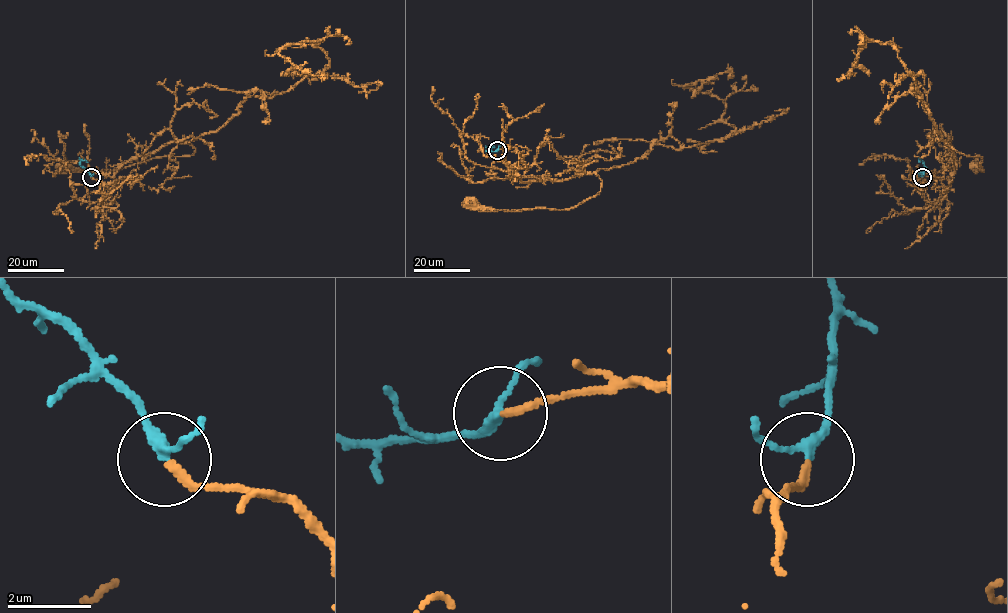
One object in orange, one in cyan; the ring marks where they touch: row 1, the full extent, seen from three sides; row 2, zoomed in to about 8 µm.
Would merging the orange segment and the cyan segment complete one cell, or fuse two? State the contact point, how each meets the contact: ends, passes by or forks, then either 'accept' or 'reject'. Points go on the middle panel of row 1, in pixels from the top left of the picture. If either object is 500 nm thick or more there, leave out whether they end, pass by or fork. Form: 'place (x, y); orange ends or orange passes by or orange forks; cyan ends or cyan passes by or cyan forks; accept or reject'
place (497, 150); orange ends; cyan passes by; accept

